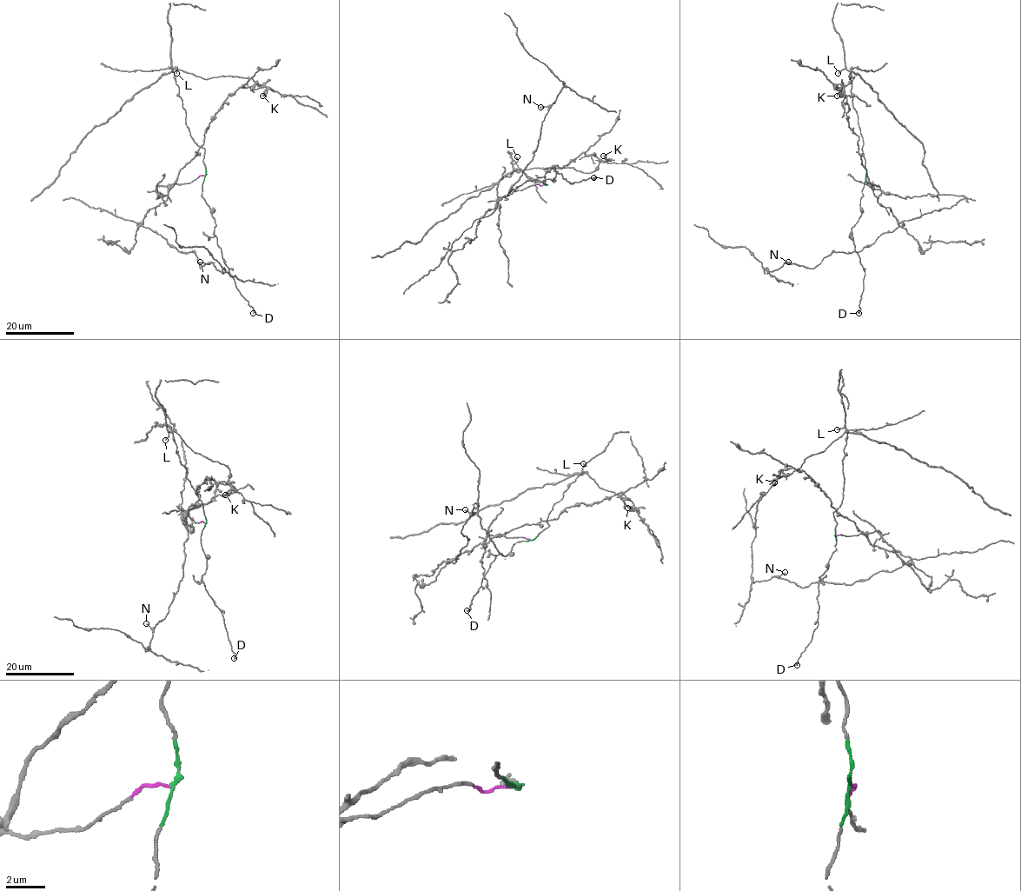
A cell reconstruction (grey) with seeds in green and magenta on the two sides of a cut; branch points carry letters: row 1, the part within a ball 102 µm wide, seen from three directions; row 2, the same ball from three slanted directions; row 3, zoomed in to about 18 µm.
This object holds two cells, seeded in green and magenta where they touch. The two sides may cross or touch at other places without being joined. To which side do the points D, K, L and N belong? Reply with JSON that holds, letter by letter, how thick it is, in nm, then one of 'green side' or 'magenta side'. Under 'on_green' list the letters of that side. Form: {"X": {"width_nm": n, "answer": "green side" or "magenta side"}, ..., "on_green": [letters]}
{"D": {"width_nm": 400, "answer": "green side"}, "K": {"width_nm": 110, "answer": "magenta side"}, "L": {"width_nm": 160, "answer": "green side"}, "N": {"width_nm": 170, "answer": "magenta side"}, "on_green": ["D", "L"]}

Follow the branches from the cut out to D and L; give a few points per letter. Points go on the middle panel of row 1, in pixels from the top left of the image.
D: (545, 185), (542, 182), (552, 180), (556, 175), (554, 170), (570, 183), (593, 177)
L: (545, 185), (545, 181), (532, 181), (523, 170), (514, 169), (513, 164), (518, 160), (517, 156)

